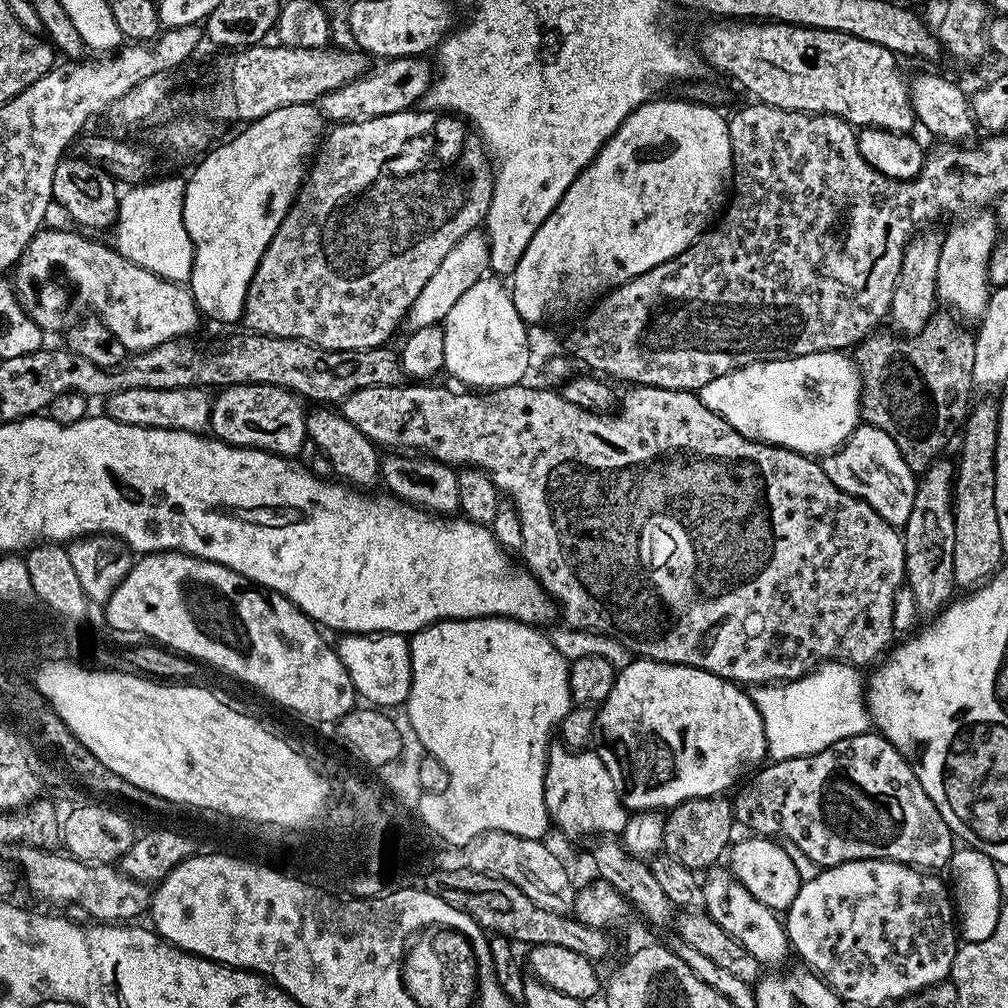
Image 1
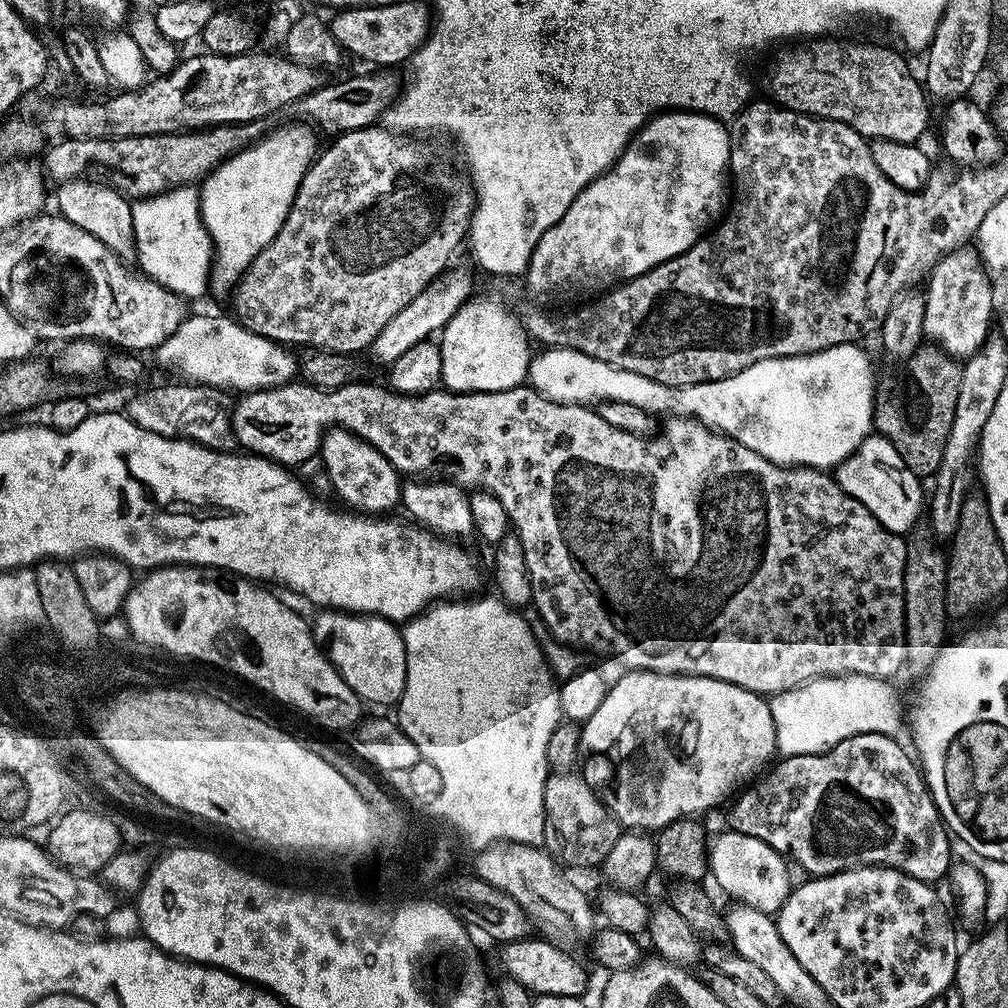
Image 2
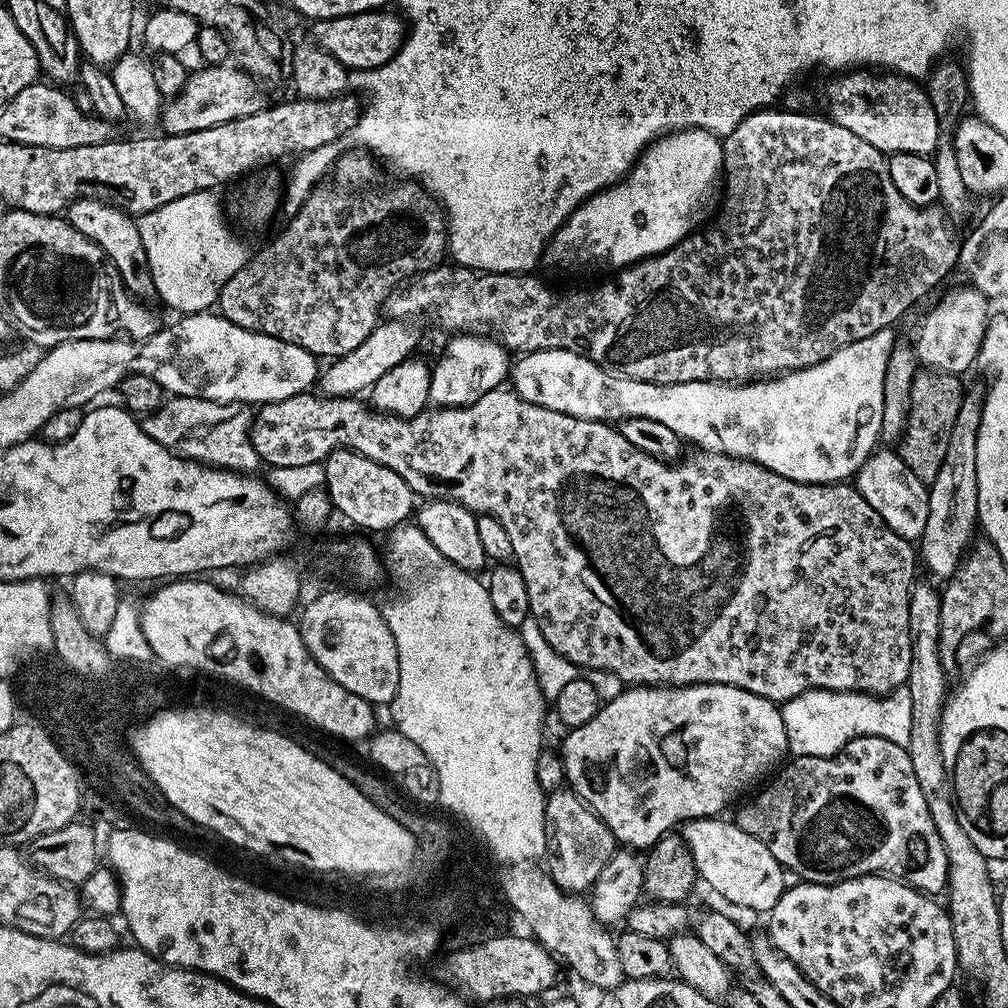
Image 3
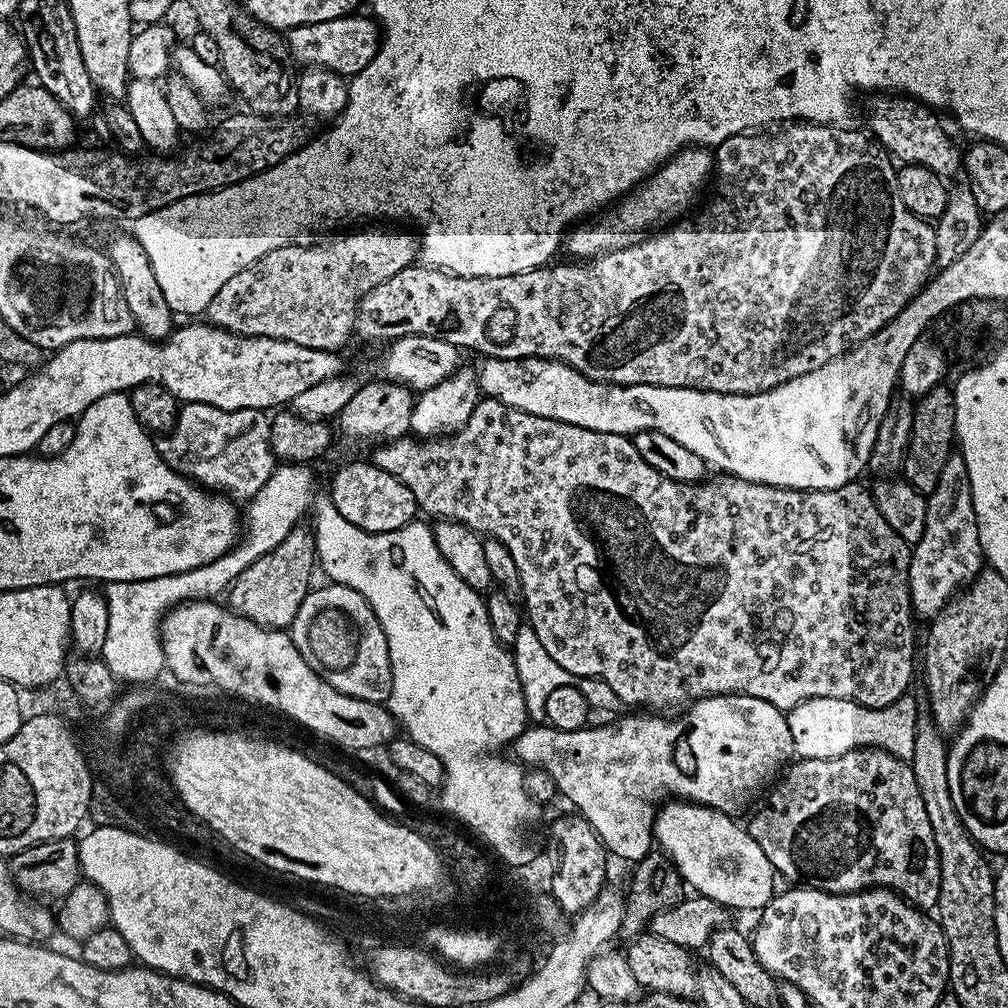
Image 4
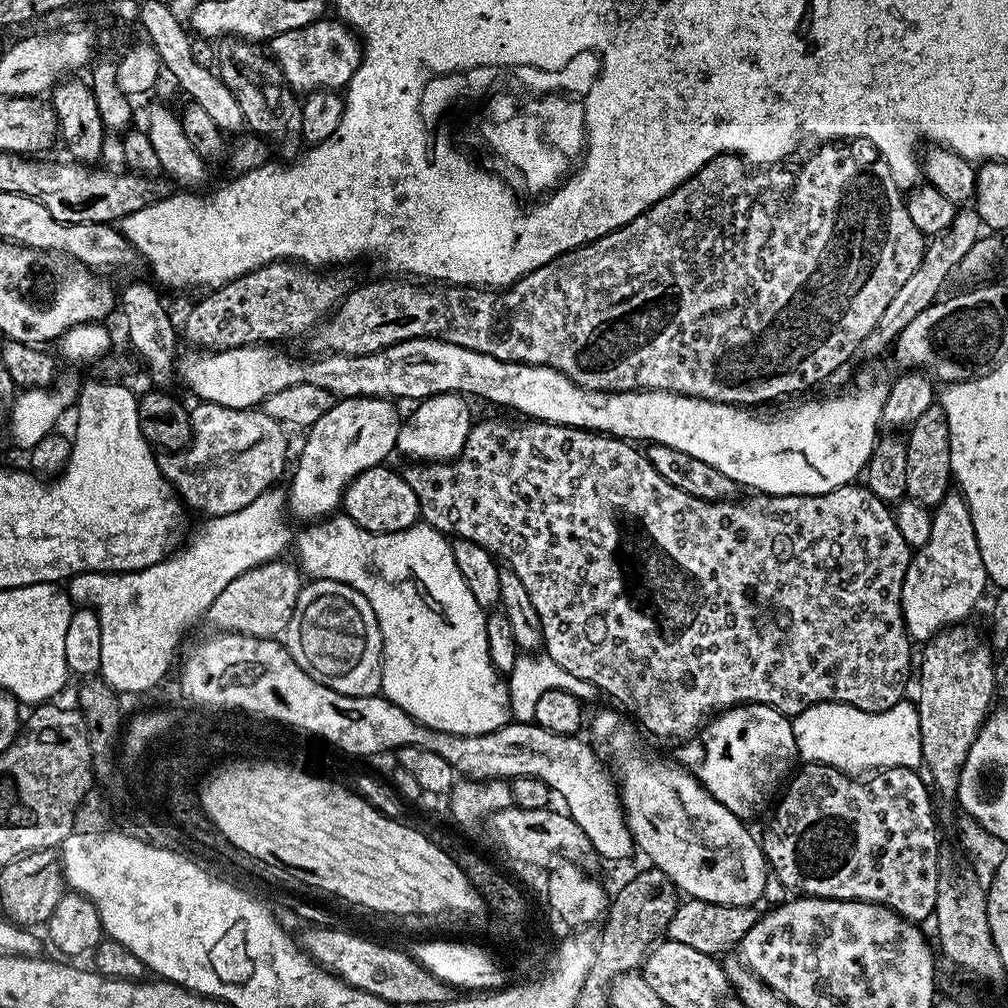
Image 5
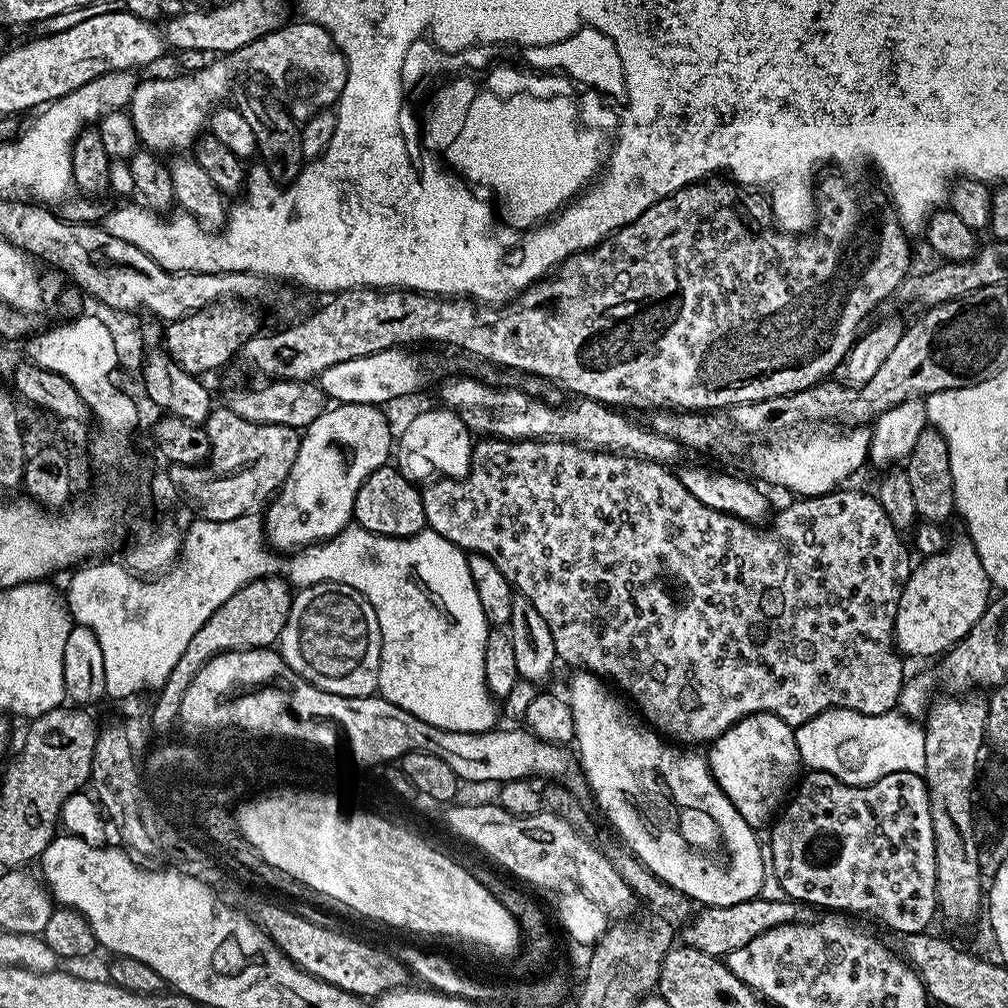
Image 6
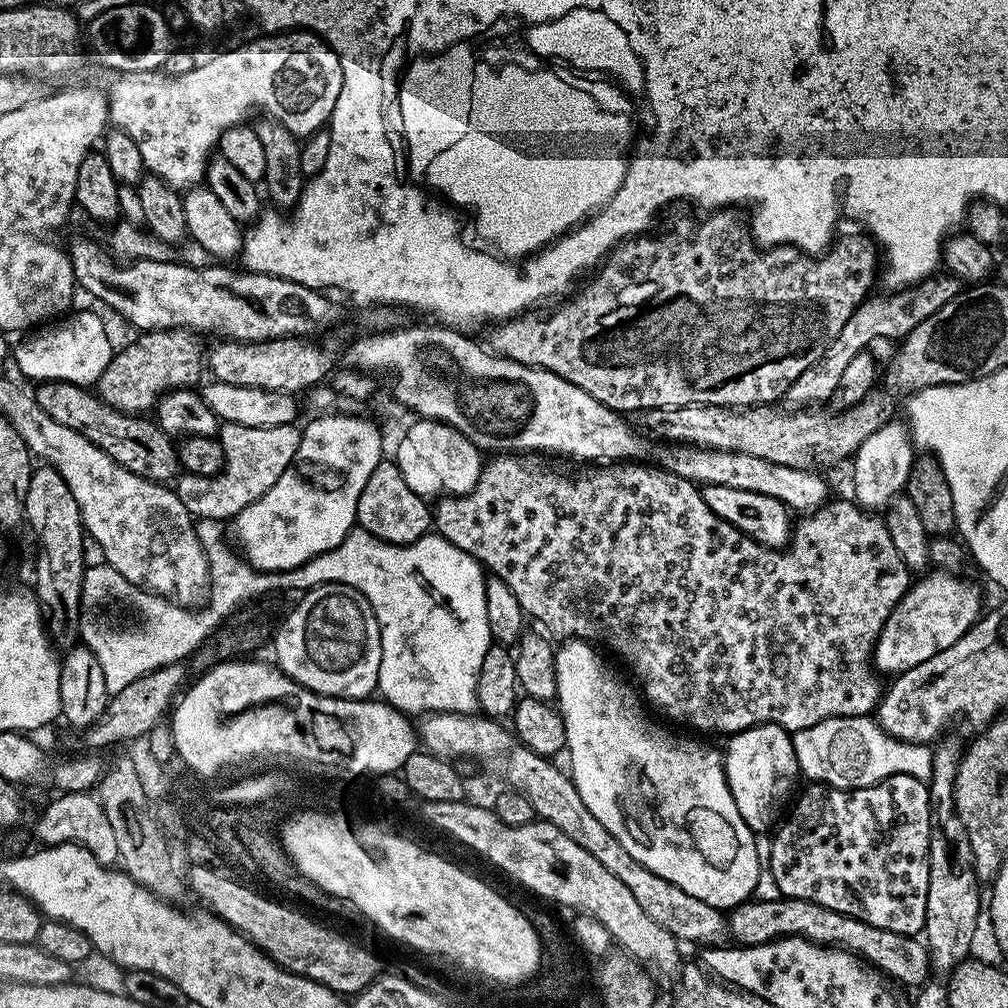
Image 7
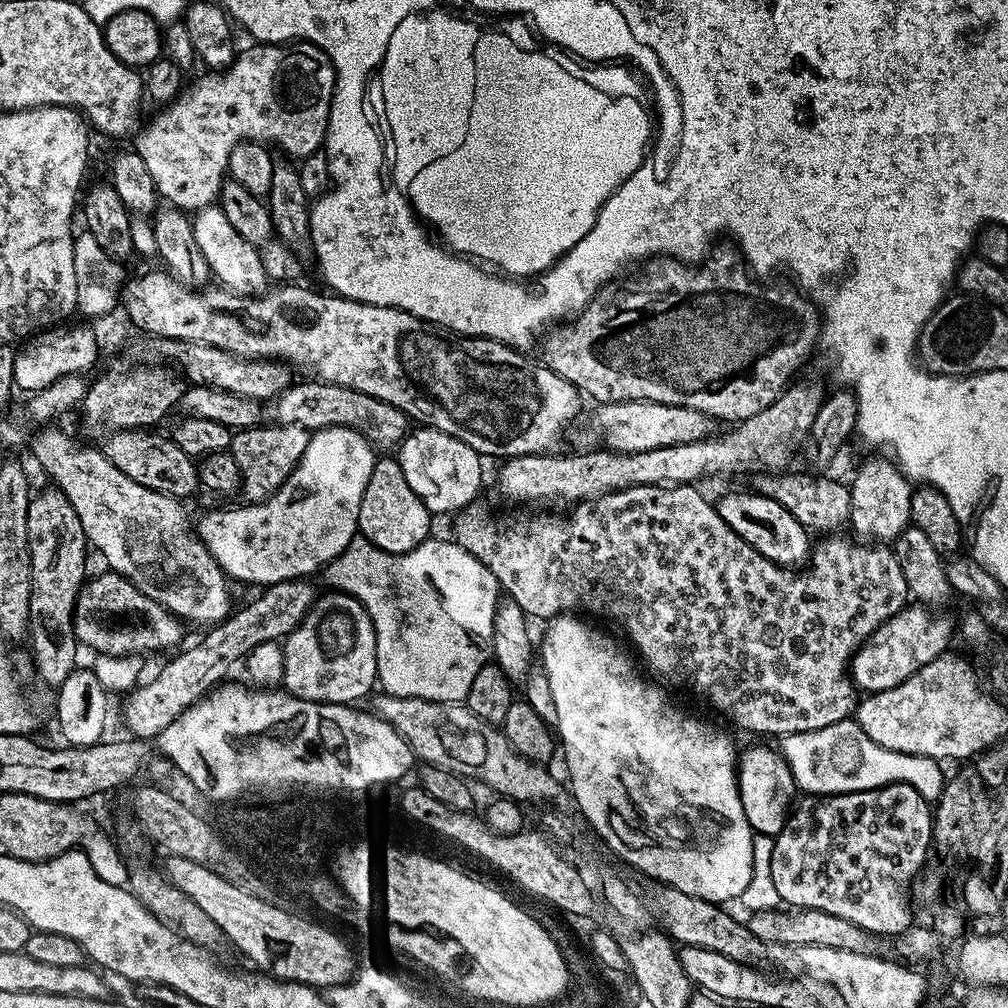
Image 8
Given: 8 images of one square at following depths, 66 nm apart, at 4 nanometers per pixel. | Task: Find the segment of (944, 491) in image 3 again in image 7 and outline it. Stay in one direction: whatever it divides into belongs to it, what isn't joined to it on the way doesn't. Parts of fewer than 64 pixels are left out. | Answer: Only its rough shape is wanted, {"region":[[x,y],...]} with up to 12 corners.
{"region":[[932,570],[886,618],[871,663],[899,674],[980,619],[980,588]]}

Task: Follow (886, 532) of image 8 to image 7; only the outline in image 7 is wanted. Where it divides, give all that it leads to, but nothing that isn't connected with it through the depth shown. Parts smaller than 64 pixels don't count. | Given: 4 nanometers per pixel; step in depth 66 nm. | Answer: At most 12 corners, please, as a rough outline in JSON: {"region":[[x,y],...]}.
{"region":[[887,422],[850,460],[855,499],[884,510],[907,489],[914,441]]}

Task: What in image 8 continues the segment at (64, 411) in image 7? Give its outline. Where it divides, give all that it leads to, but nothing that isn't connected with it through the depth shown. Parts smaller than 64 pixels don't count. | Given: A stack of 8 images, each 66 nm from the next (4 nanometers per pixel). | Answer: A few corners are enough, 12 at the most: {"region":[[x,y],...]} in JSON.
{"region":[[114,432],[102,444],[138,486],[181,502],[201,491],[197,461],[171,435]]}

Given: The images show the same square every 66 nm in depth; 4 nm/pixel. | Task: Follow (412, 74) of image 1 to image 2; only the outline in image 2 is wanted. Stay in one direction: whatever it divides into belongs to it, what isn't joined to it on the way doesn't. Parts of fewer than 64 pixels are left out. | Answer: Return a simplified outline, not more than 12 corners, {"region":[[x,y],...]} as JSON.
{"region":[[388,73],[325,83],[291,105],[323,135],[373,125],[402,84]]}

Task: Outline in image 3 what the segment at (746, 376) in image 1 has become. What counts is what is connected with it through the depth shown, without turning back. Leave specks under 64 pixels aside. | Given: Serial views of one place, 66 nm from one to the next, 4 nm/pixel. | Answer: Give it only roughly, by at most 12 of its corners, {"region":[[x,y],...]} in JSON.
{"region":[[892,328],[751,382],[632,380],[561,348],[511,387],[583,420],[650,418],[782,478],[855,477]]}

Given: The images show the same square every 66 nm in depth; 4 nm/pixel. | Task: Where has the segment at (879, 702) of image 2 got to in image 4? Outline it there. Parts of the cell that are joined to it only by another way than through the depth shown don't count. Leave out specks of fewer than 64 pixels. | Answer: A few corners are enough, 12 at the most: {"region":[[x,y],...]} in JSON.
{"region":[[810,698],[787,713],[797,757],[883,748],[911,761],[918,702]]}

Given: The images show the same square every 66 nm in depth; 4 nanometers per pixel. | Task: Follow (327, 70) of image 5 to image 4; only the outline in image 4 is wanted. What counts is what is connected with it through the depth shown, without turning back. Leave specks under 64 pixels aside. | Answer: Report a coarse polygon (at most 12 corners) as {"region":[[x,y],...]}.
{"region":[[371,15],[287,29],[293,61],[351,78],[382,47]]}

